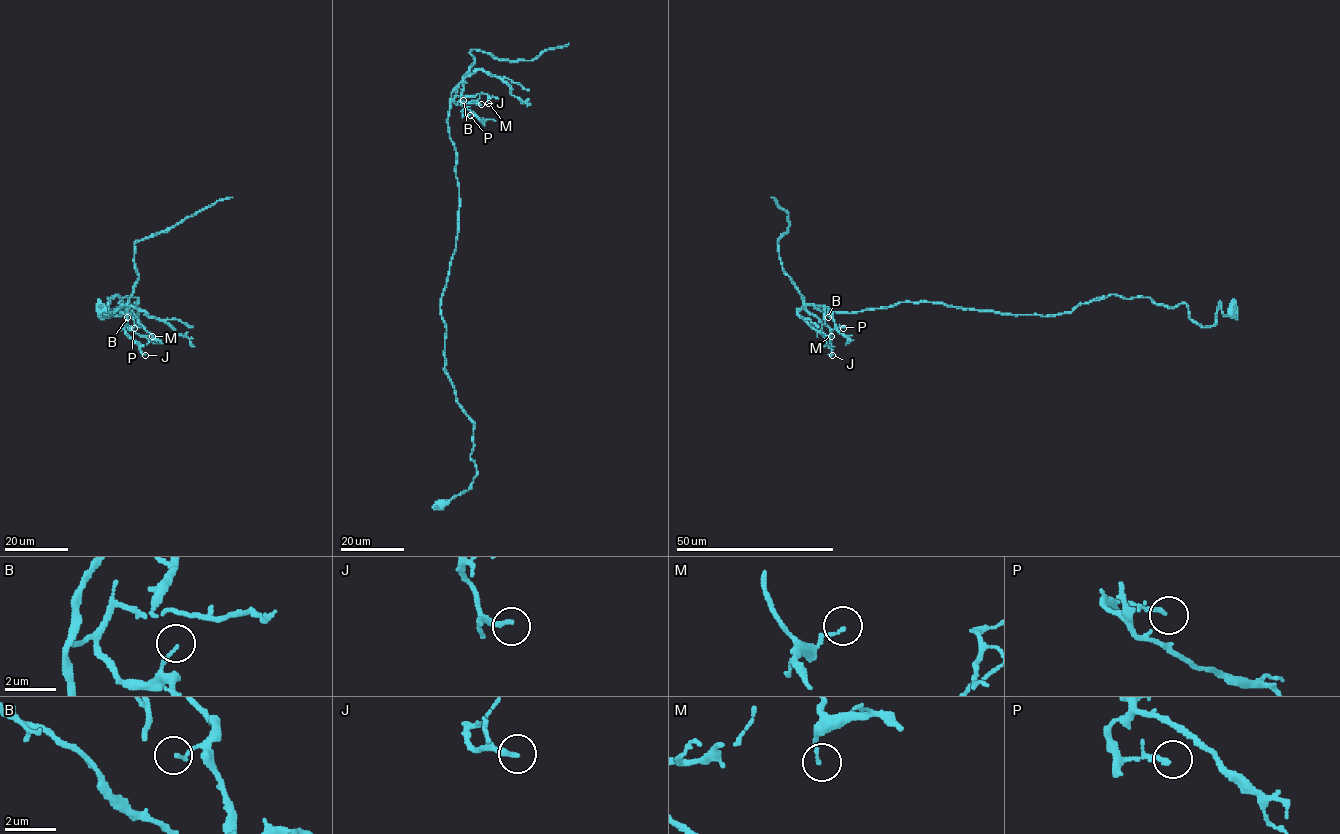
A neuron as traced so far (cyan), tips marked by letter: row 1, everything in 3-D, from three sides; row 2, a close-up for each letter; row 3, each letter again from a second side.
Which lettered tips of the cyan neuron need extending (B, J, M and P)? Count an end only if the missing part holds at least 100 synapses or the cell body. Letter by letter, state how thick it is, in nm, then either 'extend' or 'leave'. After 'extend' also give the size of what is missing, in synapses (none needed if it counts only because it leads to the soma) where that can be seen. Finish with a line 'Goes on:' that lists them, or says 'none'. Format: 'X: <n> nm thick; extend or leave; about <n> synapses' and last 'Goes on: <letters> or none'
B: 120 nm thick; leave
J: 180 nm thick; leave
M: 90 nm thick; leave
P: 100 nm thick; leave
Goes on: none

